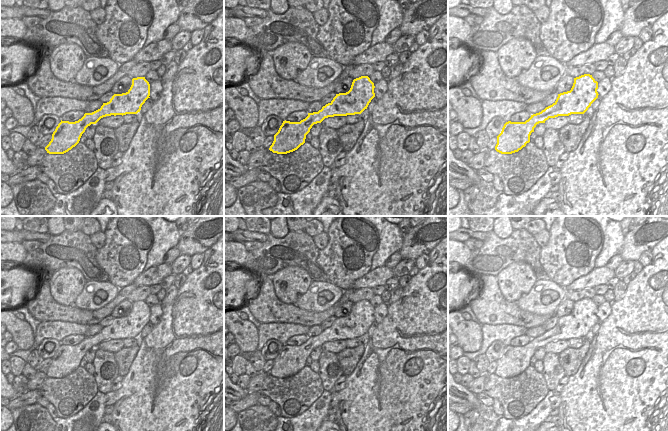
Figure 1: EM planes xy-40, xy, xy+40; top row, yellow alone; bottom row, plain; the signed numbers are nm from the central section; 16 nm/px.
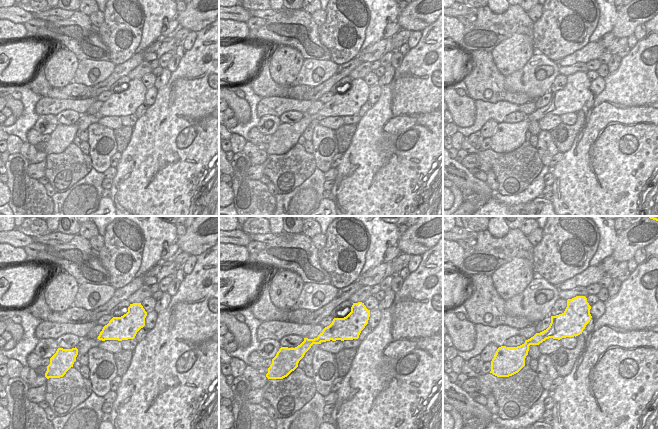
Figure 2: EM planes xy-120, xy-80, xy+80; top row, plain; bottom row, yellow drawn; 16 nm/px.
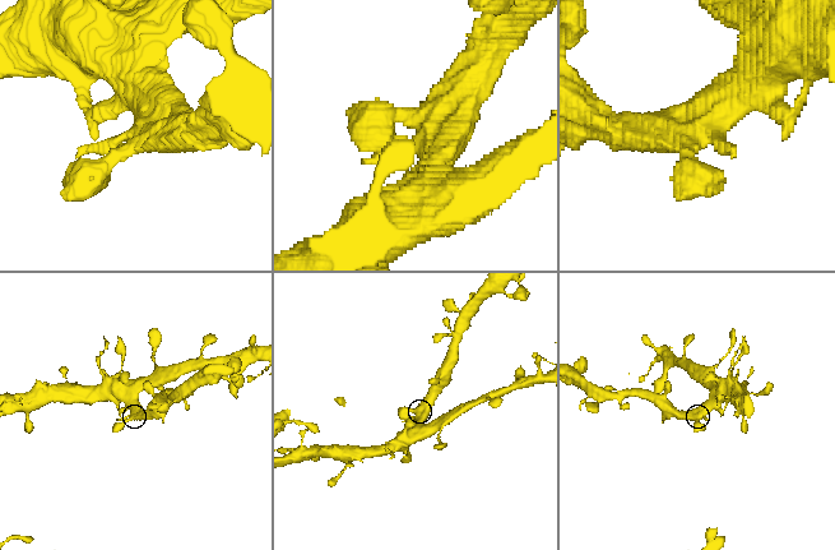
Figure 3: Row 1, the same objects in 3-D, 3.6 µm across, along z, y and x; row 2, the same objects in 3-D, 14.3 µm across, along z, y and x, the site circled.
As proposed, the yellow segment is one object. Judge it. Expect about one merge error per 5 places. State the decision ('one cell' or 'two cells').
one cell

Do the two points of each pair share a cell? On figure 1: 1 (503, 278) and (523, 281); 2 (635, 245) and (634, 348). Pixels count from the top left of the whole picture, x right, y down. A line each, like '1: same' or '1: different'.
1: same
2: different

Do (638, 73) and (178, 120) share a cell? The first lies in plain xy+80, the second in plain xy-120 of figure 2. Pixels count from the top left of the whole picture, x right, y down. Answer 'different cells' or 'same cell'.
same cell

